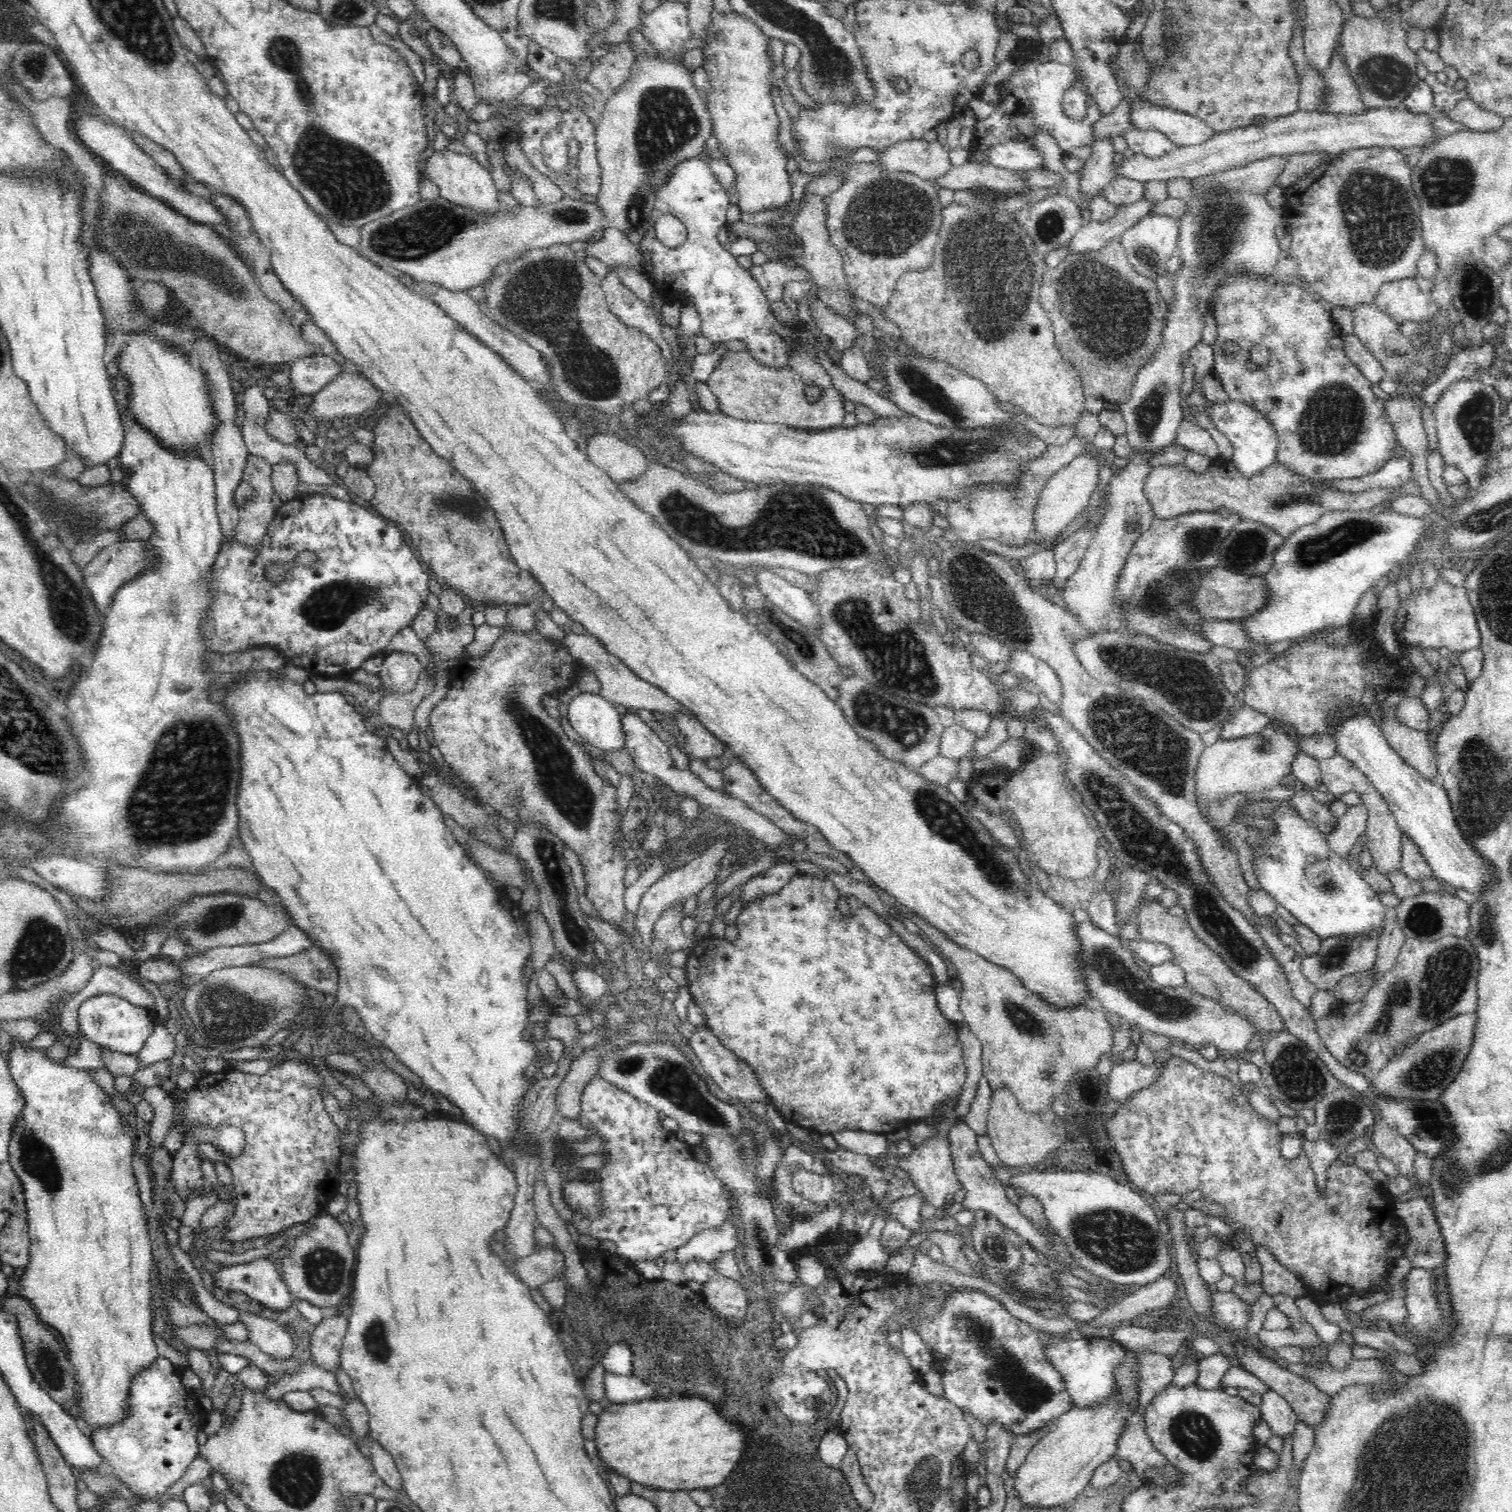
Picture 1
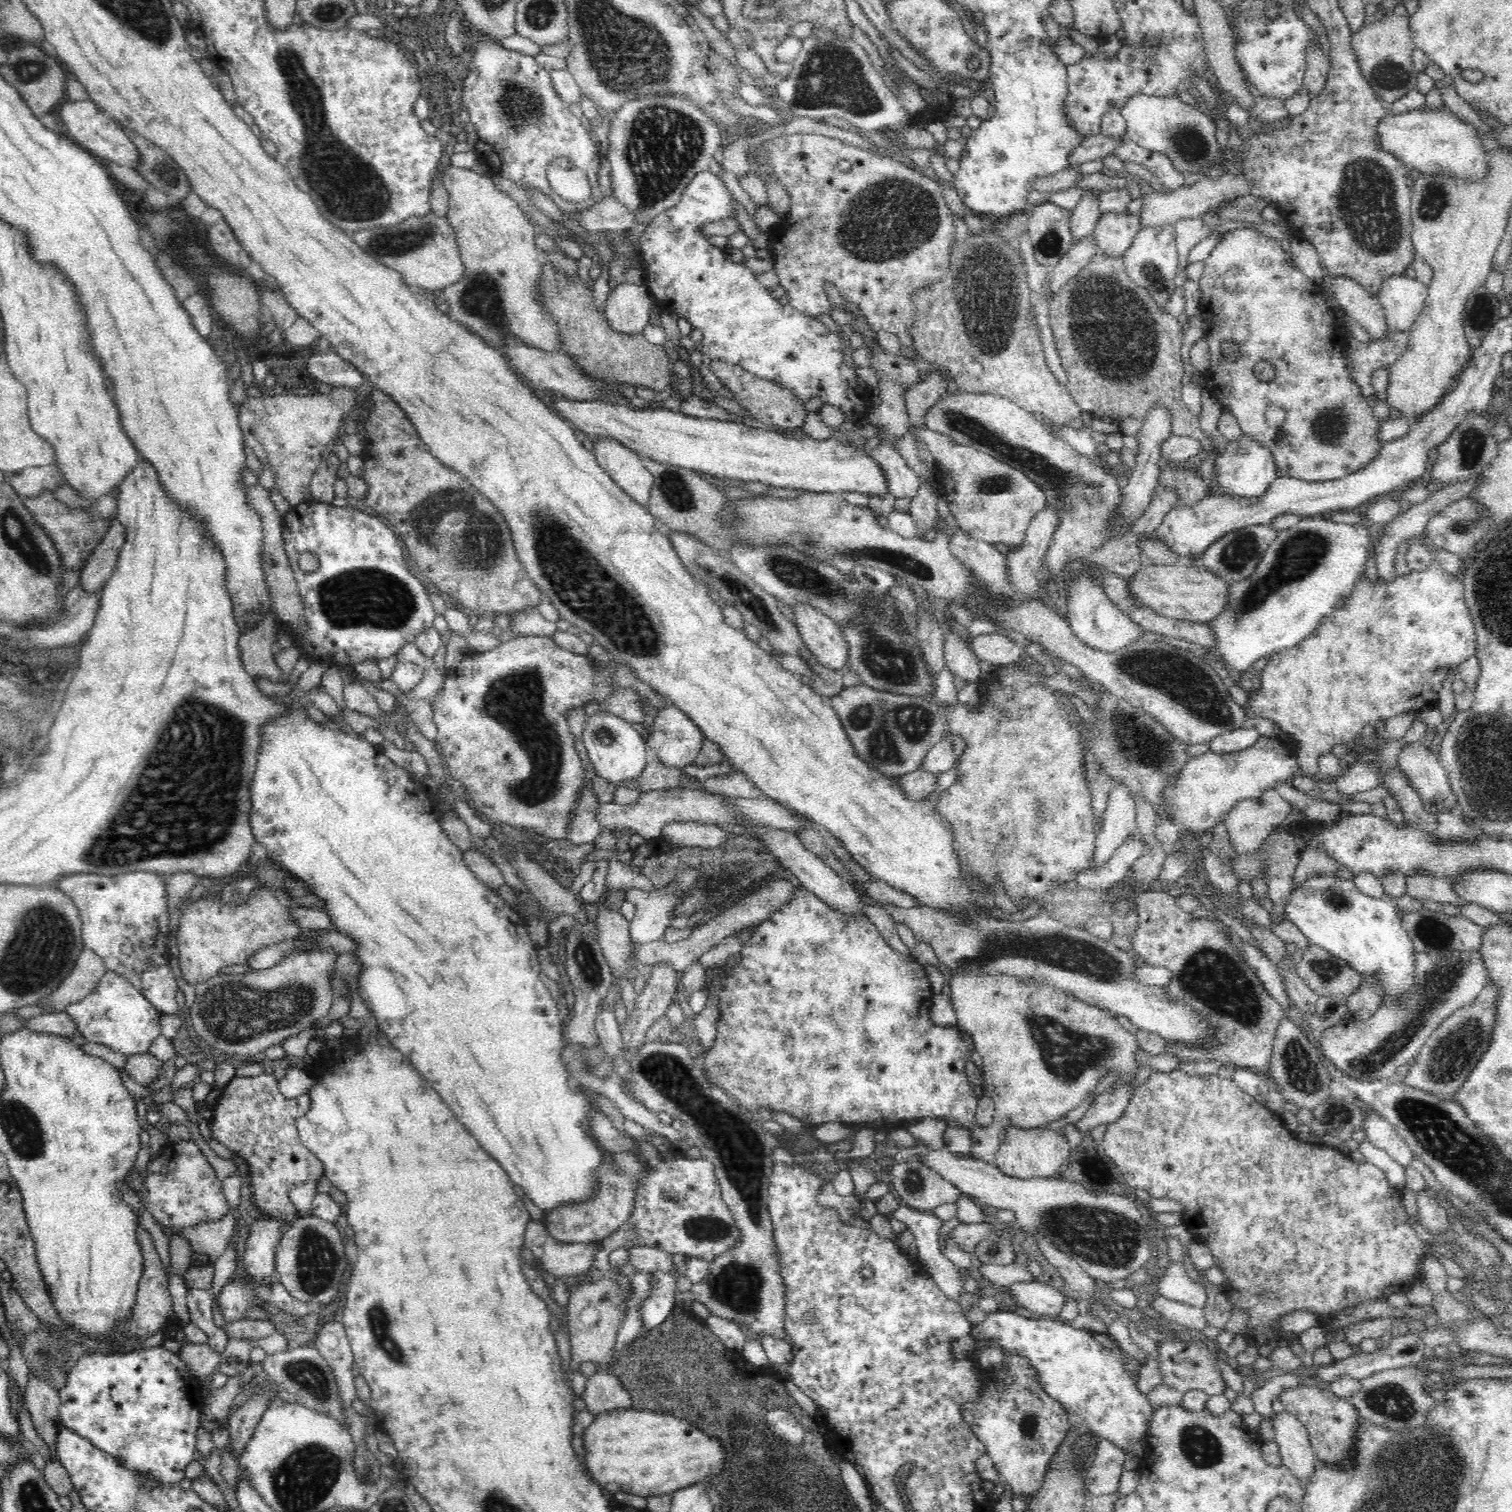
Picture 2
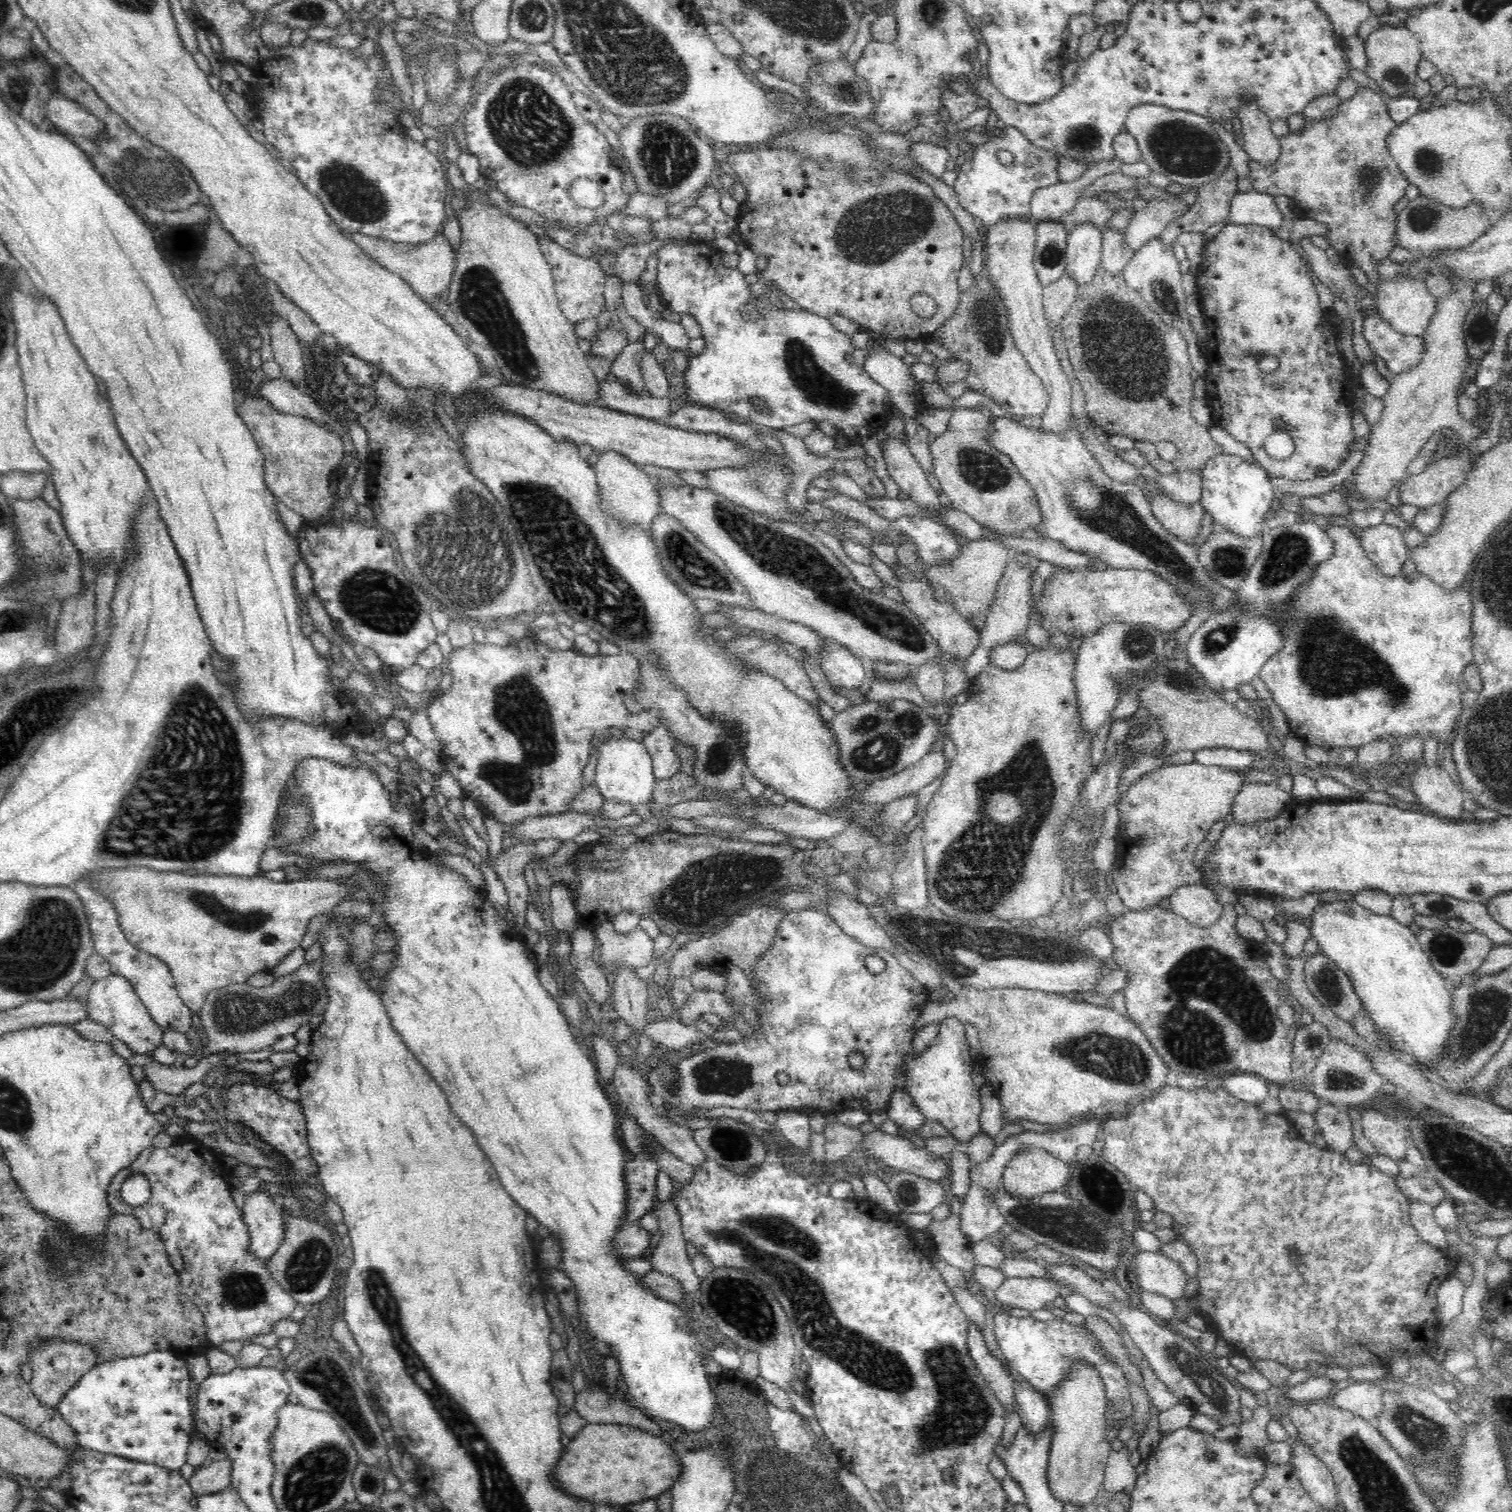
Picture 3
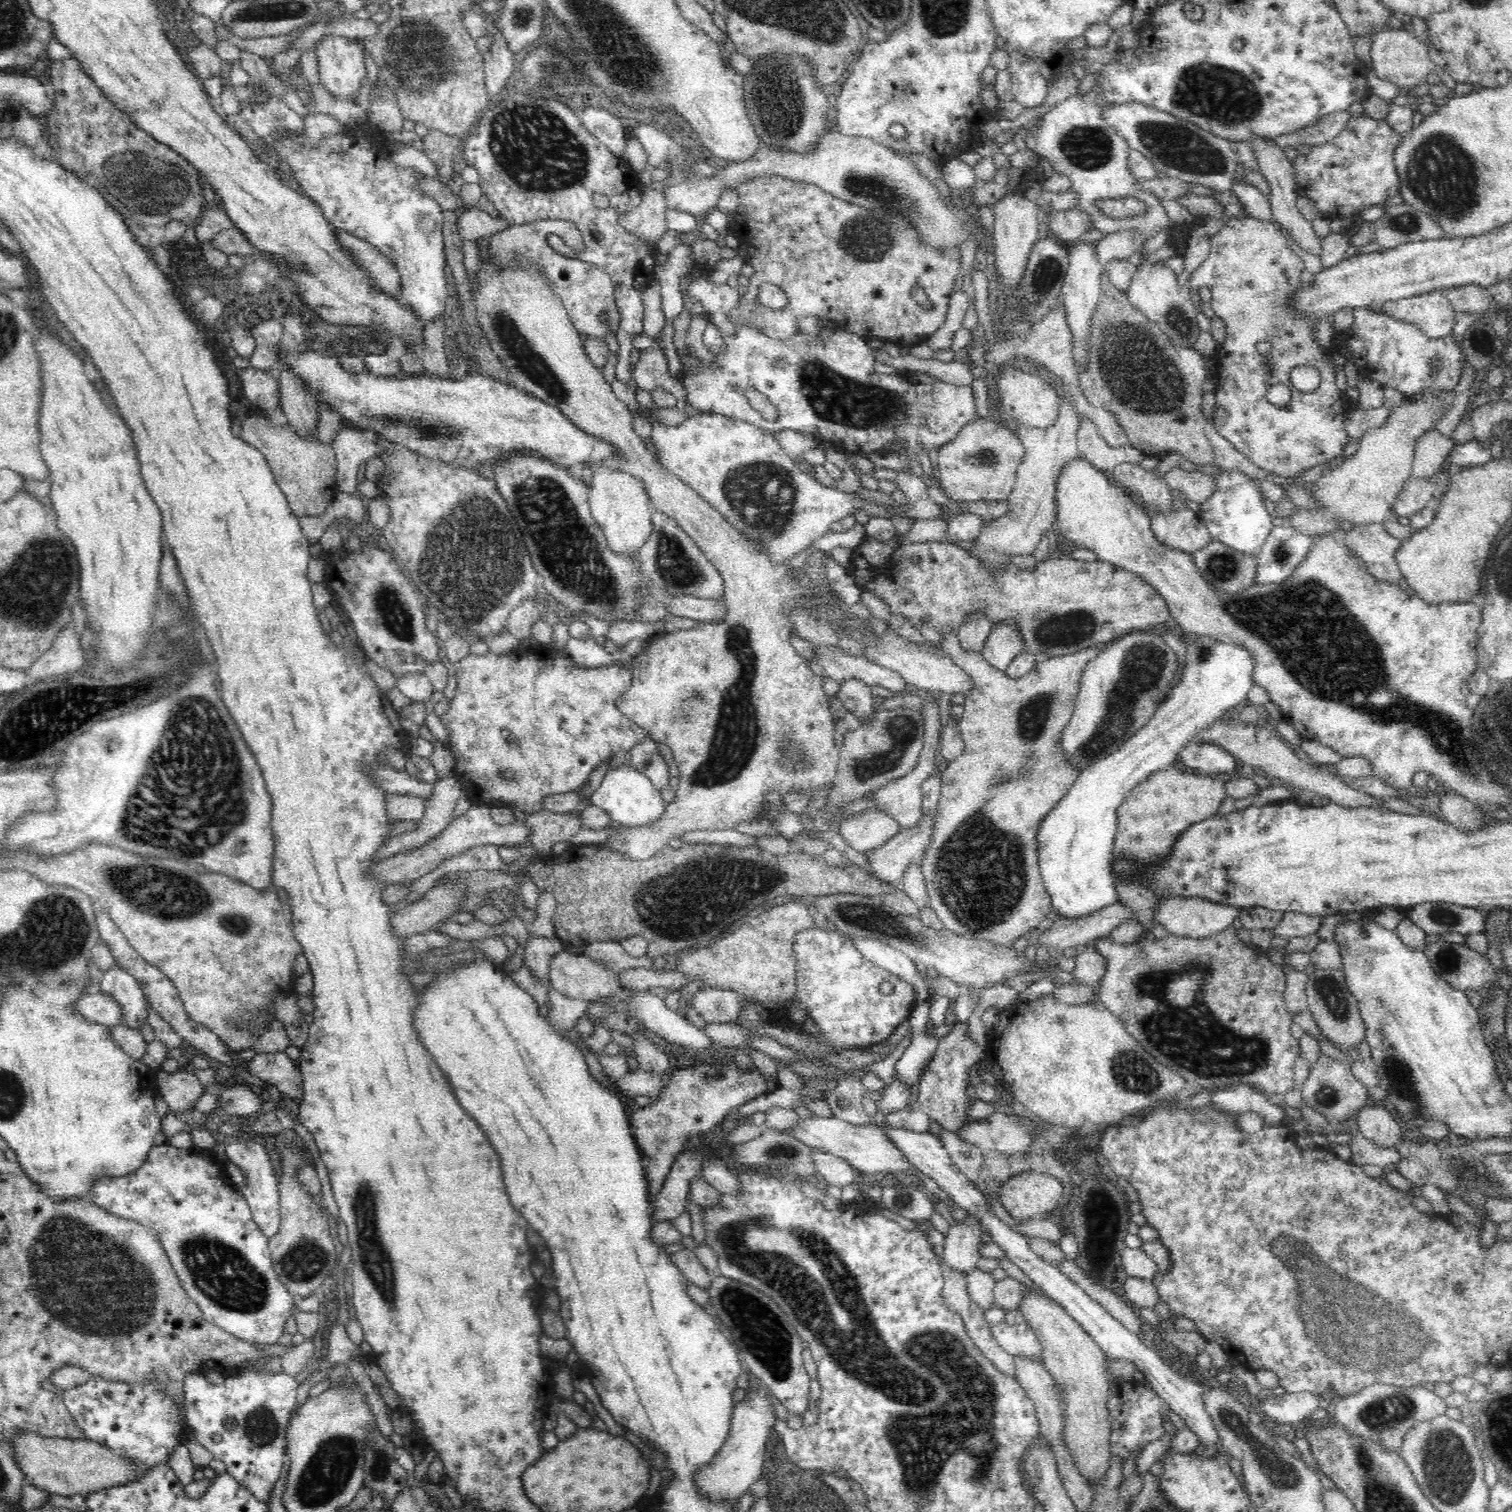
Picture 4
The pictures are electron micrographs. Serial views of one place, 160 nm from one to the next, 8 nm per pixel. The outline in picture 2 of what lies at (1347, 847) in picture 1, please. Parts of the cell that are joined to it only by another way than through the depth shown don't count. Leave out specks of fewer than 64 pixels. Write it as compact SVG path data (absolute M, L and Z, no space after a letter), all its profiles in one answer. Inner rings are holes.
M1321 846L1319 848L1304 849L1293 876L1293 890L1298 886L1304 886L1304 882L1312 874L1335 874L1338 863L1330 858Z

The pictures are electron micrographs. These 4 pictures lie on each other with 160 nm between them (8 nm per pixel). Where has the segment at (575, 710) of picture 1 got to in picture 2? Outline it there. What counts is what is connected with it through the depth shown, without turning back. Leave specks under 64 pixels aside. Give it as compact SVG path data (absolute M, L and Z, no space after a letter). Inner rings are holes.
M607 711L586 713L586 715L587 723L583 728L581 738L595 774L614 786L633 786L634 780L642 774L642 770L646 768L646 763L651 757L645 732L640 727L631 725L618 715Z

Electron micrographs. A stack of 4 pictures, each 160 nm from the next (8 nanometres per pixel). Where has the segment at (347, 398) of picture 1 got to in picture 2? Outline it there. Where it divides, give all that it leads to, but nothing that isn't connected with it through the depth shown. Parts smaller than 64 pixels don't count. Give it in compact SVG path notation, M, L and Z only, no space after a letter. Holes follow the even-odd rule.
M337 389L328 394L273 395L253 393L239 406L239 423L245 445L251 448L261 464L269 464L275 474L275 488L289 504L300 506L313 501L310 495L312 476L322 462L322 454L335 448L342 435L344 415L354 410L356 393L353 389Z

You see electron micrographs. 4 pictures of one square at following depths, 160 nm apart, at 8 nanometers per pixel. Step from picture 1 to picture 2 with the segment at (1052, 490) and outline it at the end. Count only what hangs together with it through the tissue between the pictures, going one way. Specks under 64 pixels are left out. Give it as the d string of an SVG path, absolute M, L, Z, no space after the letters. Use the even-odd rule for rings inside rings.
M1046 506L1044 510L1040 510L1040 512L1032 518L1032 522L1028 525L1026 538L1024 542L1022 542L1022 546L1005 550L1010 583L1012 583L1011 585L1016 589L1016 593L1022 595L1024 599L1035 599L1038 596L1043 560L1045 560L1047 556L1048 548L1050 547L1054 532L1056 532L1057 524L1060 521L1059 512L1053 510L1051 506Z

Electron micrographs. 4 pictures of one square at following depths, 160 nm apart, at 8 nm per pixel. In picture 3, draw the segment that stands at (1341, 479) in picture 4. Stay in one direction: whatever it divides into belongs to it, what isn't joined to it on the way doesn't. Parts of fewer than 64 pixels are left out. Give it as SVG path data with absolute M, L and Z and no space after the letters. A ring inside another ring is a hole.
M1450 276L1450 279L1454 281L1454 294L1438 298L1438 310L1423 337L1426 350L1422 360L1412 370L1393 376L1388 394L1382 399L1381 416L1369 430L1364 457L1351 475L1354 493L1361 494L1364 500L1386 500L1390 490L1407 476L1410 462L1420 454L1422 446L1434 432L1451 428L1458 432L1460 442L1464 443L1484 434L1478 424L1460 416L1458 402L1470 359L1462 327L1468 311L1475 304L1473 294L1478 282L1457 276Z

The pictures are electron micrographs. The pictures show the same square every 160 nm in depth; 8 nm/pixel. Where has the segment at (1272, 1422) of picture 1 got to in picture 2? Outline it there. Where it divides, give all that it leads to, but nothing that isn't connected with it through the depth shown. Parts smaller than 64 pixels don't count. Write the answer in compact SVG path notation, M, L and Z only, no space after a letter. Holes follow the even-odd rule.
M1286 1410L1279 1415L1273 1413L1272 1416L1270 1416L1270 1419L1274 1421L1274 1440L1280 1447L1283 1465L1286 1465L1290 1469L1290 1472L1301 1484L1304 1485L1308 1483L1310 1476L1312 1476L1312 1474L1314 1474L1314 1470L1316 1470L1316 1464L1318 1462L1315 1451L1310 1444L1306 1427L1300 1422L1300 1420L1298 1420L1298 1418L1292 1416Z

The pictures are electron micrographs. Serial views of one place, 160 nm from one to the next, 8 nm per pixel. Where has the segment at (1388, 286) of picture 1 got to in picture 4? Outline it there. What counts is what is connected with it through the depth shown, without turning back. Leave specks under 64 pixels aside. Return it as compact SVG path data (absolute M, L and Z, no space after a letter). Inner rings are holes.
M1442 290L1384 302L1382 312L1399 321L1418 326L1430 339L1451 336L1456 324L1456 311Z

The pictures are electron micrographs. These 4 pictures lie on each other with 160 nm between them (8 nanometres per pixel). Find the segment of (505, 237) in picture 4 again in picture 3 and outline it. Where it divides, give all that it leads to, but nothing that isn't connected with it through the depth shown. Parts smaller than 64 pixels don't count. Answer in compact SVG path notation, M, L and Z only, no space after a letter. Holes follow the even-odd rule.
M549 237L537 238L542 252L552 267L555 276L558 302L565 309L567 319L574 325L588 318L598 318L604 308L604 284L606 273L597 261L574 254L572 251L560 246Z

